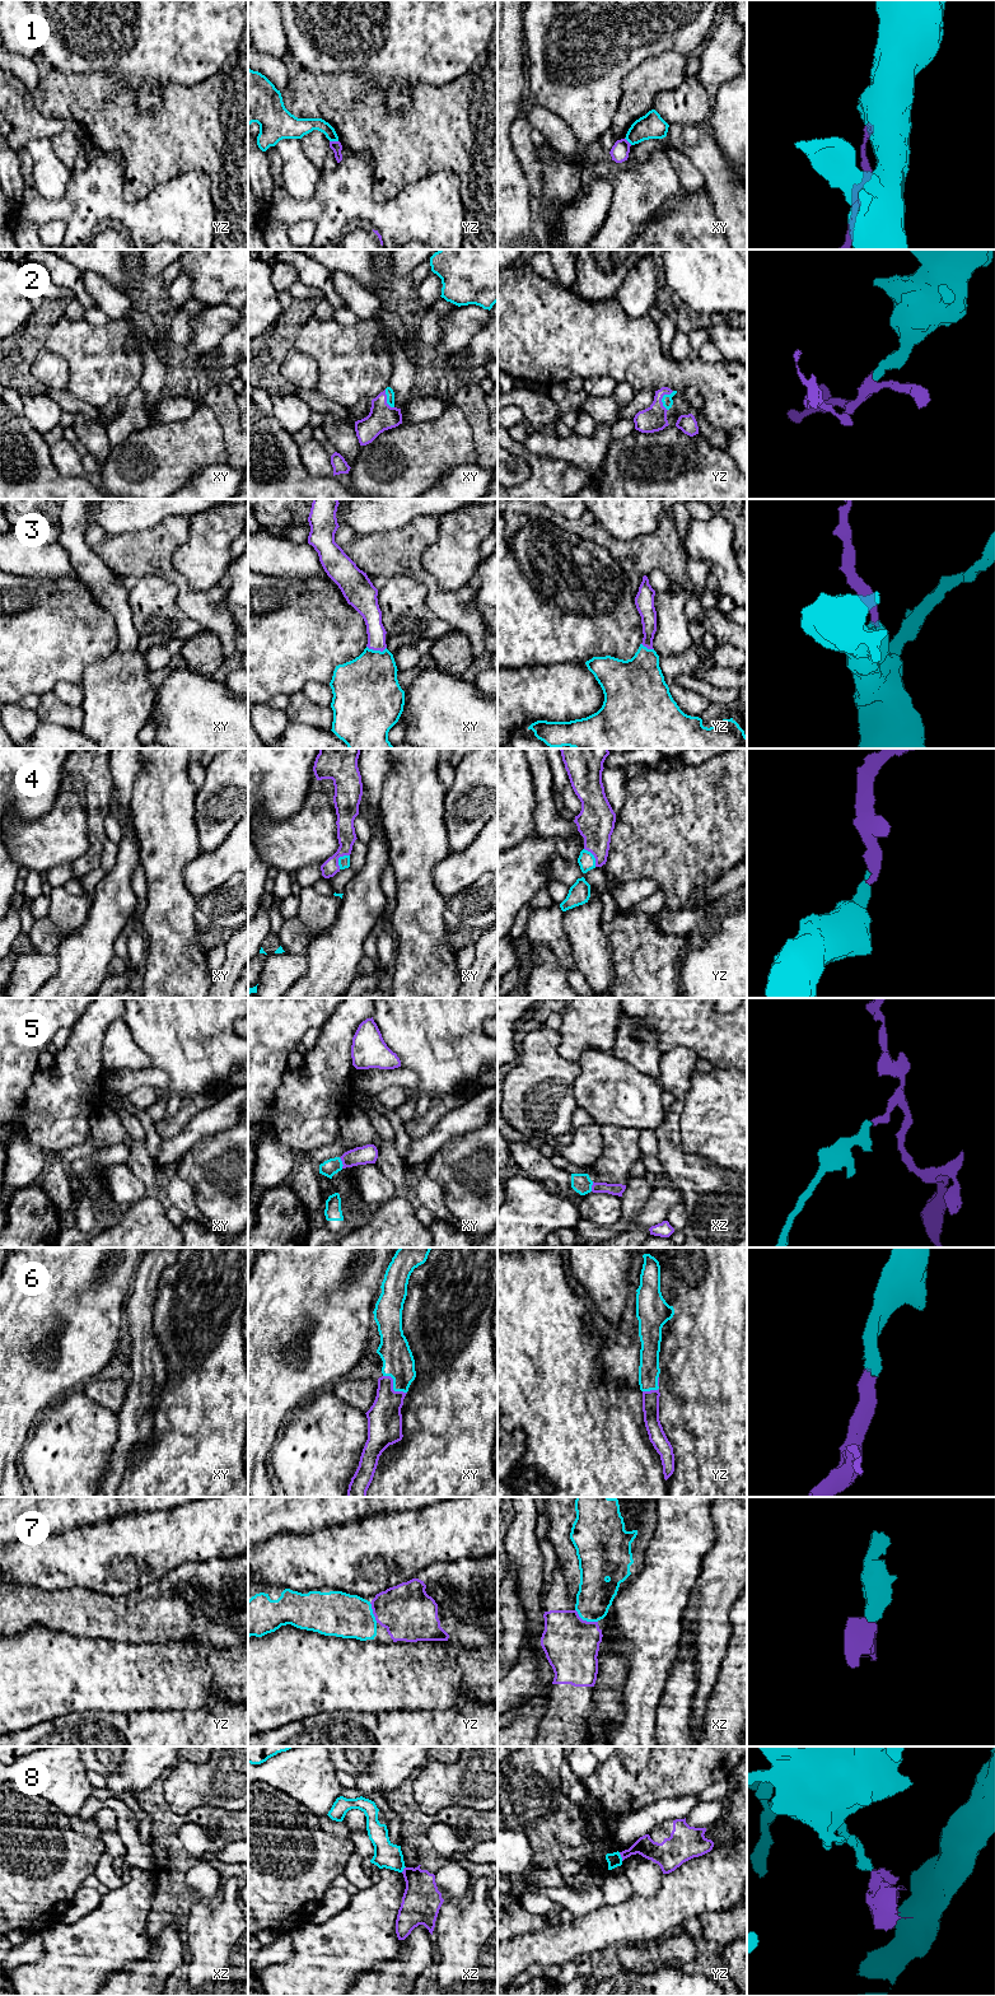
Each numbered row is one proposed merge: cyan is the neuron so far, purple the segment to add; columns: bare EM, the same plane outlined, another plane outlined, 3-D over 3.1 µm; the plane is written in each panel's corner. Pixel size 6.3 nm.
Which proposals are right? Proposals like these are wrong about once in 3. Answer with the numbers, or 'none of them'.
2, 3, 4, 5, 6, 7

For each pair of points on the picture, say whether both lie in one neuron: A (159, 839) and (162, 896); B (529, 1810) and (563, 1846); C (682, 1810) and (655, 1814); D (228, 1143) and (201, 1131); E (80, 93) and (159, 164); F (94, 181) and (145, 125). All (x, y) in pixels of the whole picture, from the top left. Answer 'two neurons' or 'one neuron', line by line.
A: one neuron
B: one neuron
C: one neuron
D: two neurons
E: one neuron
F: two neurons

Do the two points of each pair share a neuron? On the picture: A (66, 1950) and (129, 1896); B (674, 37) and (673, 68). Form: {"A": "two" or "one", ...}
{"A": "one", "B": "two"}

